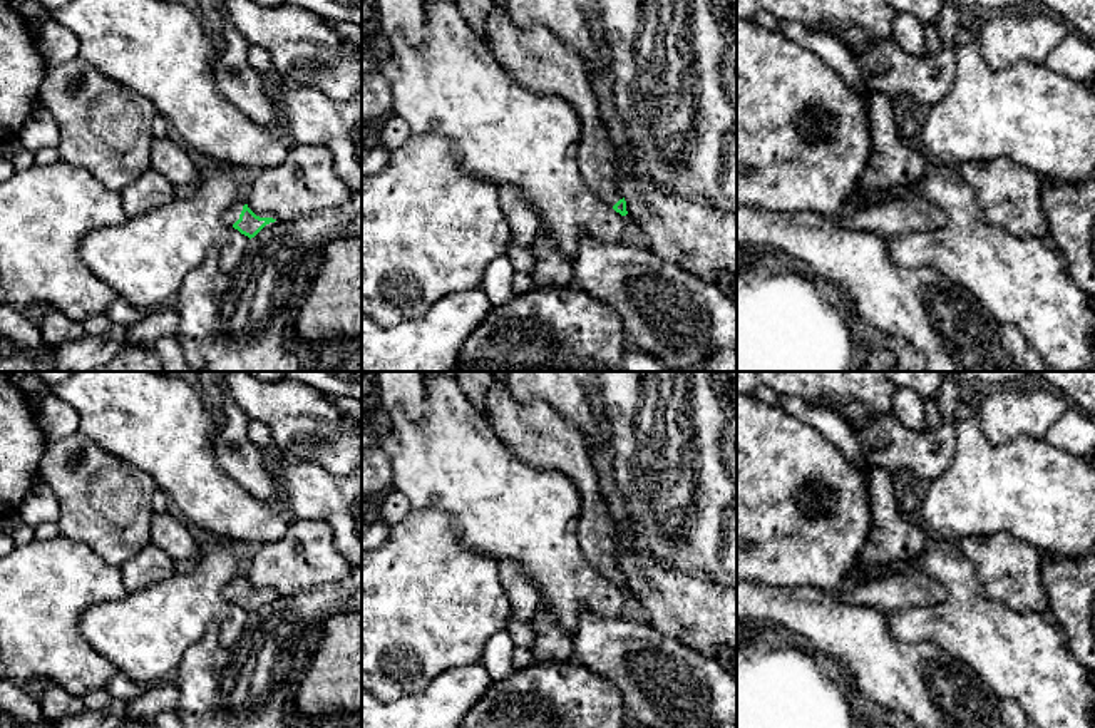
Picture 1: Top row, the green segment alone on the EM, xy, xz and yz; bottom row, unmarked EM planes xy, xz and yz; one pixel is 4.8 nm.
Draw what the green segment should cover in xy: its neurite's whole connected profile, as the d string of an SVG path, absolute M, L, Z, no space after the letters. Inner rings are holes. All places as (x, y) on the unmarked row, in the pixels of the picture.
M239 574L223 589L224 601L238 604L249 614L254 613L266 599L275 596L276 594L273 592L256 591L248 579Z

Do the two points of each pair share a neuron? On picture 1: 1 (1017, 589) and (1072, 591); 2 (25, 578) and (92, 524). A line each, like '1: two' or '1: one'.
1: two
2: two

